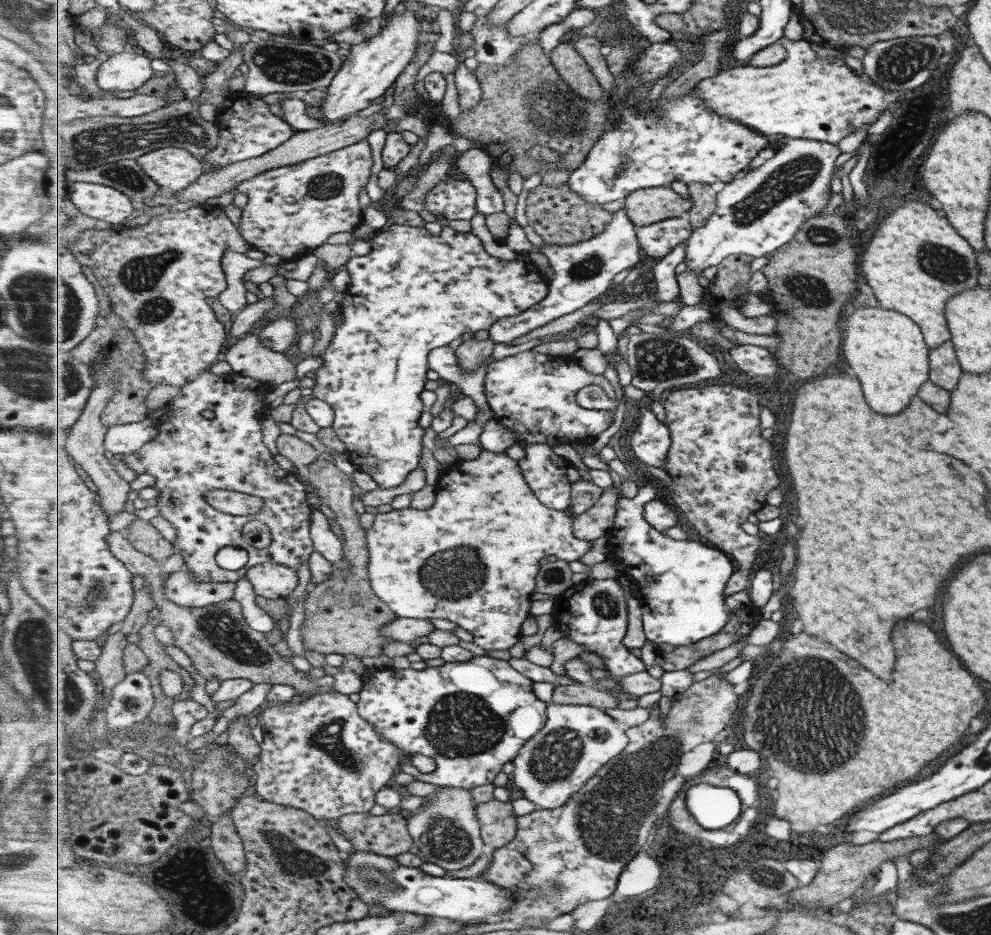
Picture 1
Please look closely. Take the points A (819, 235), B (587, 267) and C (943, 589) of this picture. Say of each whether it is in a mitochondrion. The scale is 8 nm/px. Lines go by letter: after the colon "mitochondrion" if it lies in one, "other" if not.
A: mitochondrion
B: mitochondrion
C: other

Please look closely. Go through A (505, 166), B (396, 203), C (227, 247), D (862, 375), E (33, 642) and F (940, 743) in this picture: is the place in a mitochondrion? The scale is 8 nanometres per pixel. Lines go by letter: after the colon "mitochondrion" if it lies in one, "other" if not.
A: other
B: other
C: other
D: other
E: mitochondrion
F: other

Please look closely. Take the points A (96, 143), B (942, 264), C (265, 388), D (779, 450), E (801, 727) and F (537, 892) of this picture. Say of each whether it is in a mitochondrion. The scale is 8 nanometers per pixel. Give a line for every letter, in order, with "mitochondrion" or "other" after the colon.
A: mitochondrion
B: mitochondrion
C: other
D: other
E: mitochondrion
F: mitochondrion

